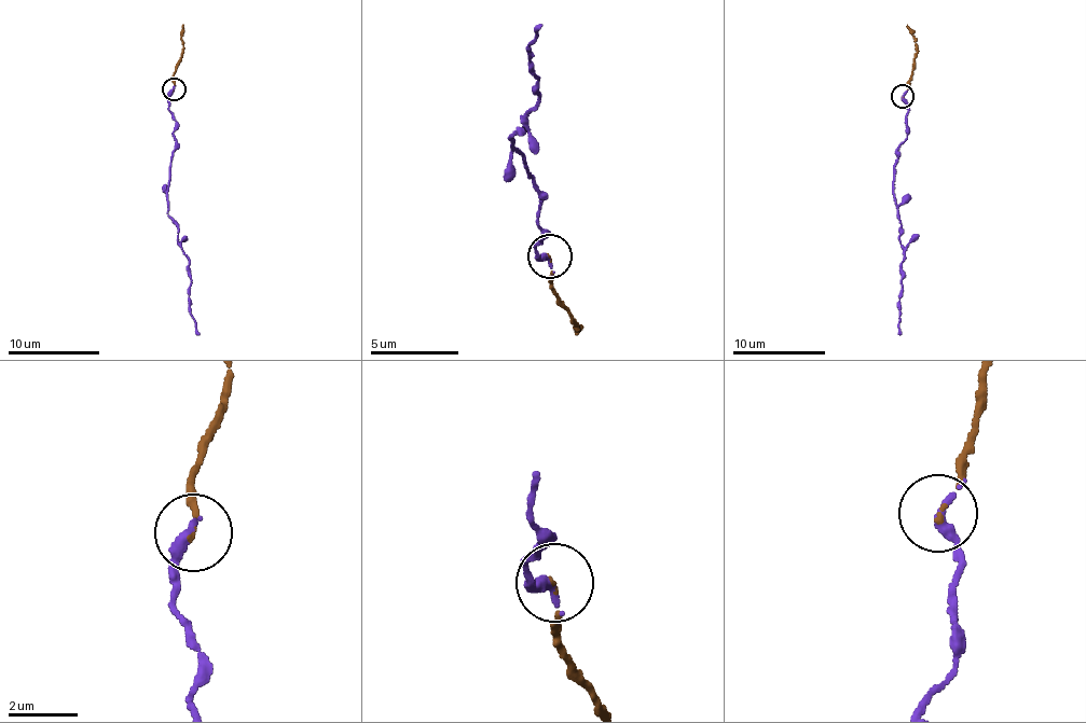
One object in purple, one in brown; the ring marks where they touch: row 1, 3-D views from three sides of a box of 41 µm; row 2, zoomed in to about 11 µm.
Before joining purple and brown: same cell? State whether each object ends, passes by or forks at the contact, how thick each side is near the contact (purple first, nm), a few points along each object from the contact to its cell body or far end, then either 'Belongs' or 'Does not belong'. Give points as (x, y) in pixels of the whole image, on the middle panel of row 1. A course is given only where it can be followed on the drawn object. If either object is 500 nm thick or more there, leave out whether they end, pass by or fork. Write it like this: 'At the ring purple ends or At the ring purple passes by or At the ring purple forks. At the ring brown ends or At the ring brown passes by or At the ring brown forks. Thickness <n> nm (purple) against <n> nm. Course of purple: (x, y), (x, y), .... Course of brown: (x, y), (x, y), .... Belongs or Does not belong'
At the ring purple ends. At the ring brown ends. Thickness 360 nm (purple) against 70 nm. Course of purple: (551, 256), (541, 261), (534, 246), (544, 200), (508, 136), (534, 106), (525, 45), (541, 28). Course of brown: (551, 256), (551, 288), (574, 318), (577, 330), (585, 327). Belongs

